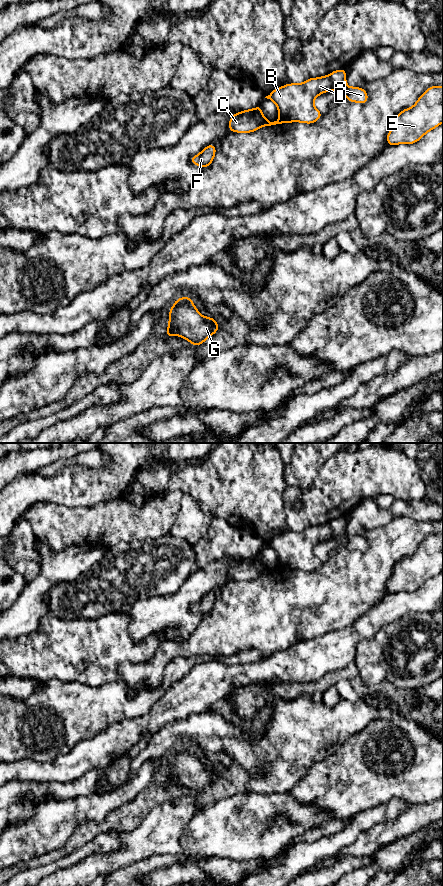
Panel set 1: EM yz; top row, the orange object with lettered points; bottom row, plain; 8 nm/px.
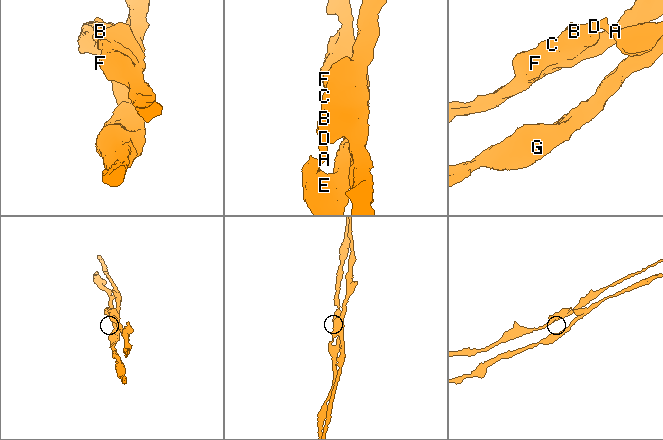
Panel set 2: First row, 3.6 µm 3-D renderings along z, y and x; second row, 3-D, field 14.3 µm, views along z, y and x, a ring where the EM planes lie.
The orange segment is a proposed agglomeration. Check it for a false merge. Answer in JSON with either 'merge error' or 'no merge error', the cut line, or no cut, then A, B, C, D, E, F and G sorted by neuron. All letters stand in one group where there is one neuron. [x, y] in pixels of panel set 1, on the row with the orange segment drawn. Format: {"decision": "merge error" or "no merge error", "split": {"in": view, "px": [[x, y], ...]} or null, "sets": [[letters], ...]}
{"decision": "merge error", "split": {"in": "yz", "px": [[329, 75], [333, 88]]}, "sets": [["A", "E", "G"], ["B", "C", "D", "F"]]}

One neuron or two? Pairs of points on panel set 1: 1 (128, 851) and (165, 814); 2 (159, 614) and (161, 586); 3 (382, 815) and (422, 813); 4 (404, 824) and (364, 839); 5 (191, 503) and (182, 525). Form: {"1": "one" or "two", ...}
{"1": "one", "2": "two", "3": "two", "4": "one", "5": "one"}

